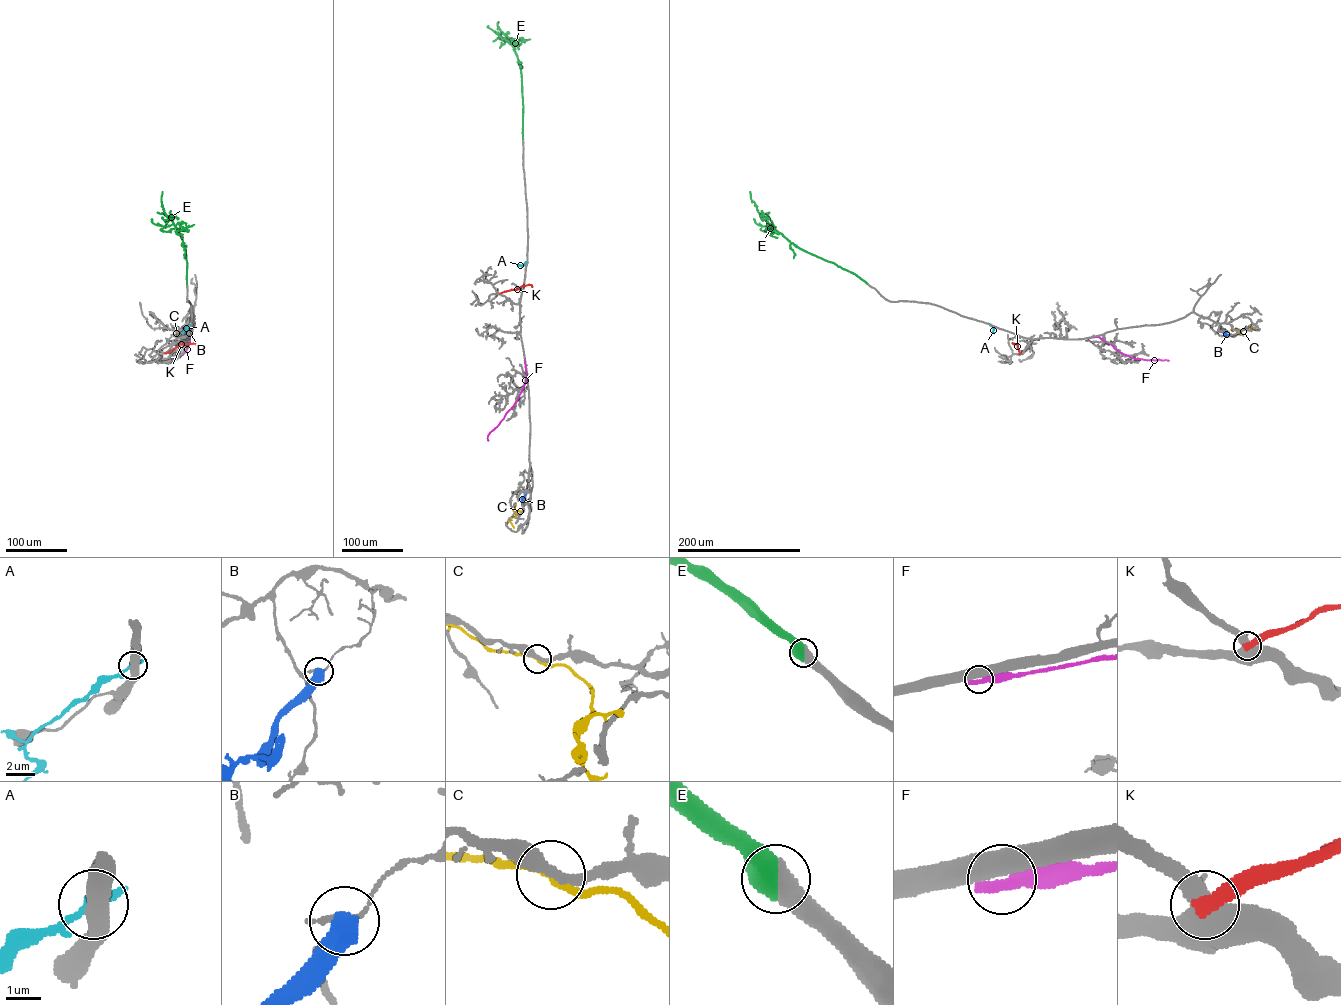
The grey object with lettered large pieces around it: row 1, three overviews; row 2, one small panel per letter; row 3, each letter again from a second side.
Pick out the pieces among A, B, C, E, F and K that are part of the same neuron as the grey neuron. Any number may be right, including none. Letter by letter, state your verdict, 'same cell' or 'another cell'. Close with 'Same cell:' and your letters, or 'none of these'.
A: another cell
B: another cell
C: another cell
E: same cell
F: another cell
K: another cell
Same cell: E

